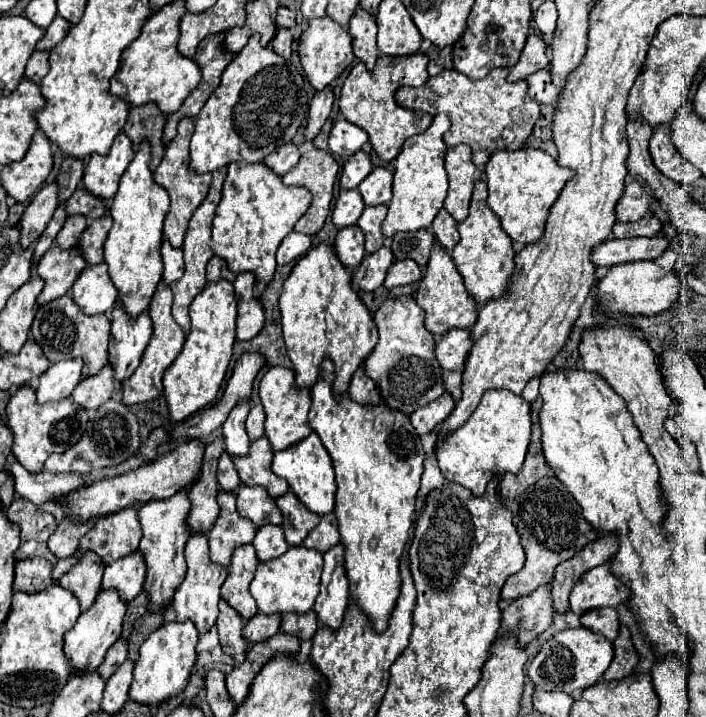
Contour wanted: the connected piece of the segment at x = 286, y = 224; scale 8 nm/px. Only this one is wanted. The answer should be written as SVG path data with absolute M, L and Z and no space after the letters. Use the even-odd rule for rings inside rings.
M232 162L224 180L222 200L216 208L212 224L212 250L224 260L208 262L208 282L226 278L236 280L240 272L254 272L254 292L260 296L276 270L276 250L294 224L304 216L312 200L312 194L304 186L284 186L282 178L272 172L264 162ZM228 262L228 264L226 264ZM230 266L230 268L228 268ZM236 272L236 274L232 274Z

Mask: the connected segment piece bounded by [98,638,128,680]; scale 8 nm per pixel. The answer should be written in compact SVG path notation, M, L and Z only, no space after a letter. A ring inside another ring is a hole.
M120 638L106 654L104 658L104 664L100 664L100 676L104 676L106 680L114 674L114 670L128 658L128 640L126 638Z

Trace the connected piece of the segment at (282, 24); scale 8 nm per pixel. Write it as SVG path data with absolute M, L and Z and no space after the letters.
M280 6L278 14L276 14L276 24L278 24L278 28L292 28L296 24L296 12Z

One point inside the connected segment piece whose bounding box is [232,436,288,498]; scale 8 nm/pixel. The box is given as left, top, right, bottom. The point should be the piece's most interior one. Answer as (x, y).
(254, 469)

